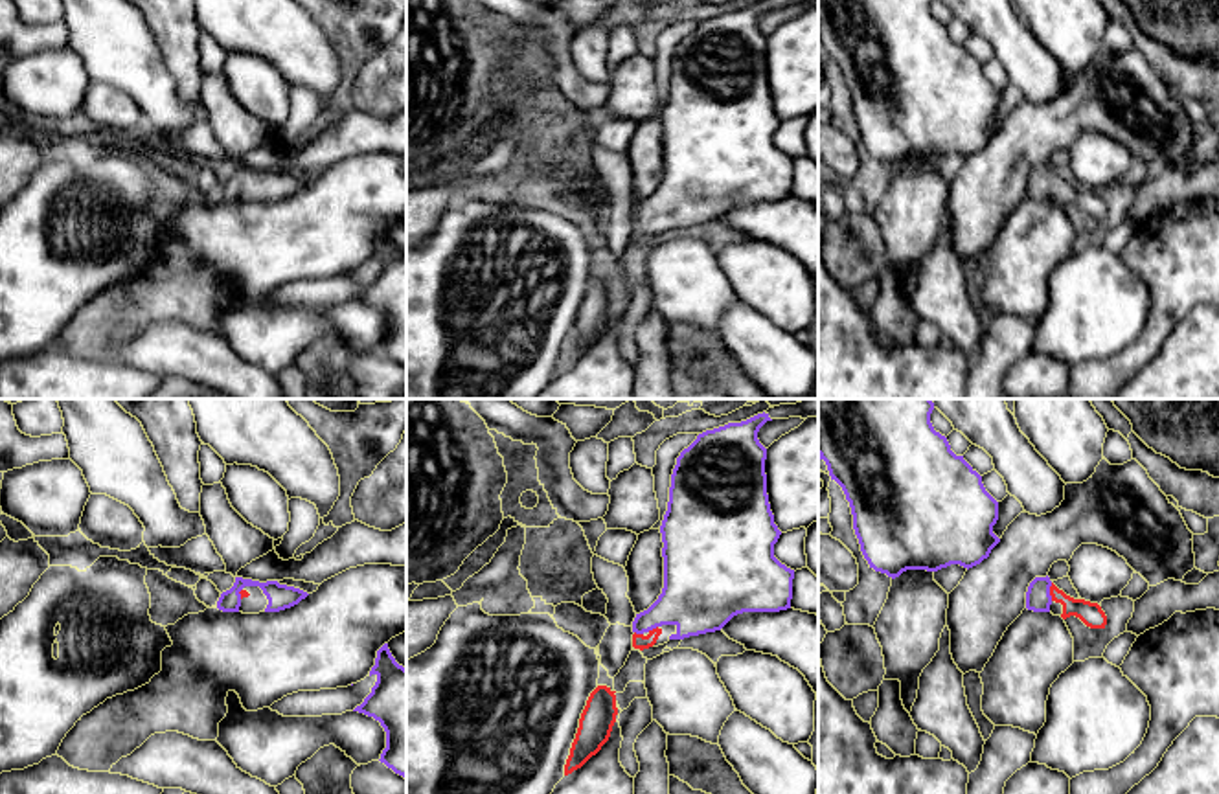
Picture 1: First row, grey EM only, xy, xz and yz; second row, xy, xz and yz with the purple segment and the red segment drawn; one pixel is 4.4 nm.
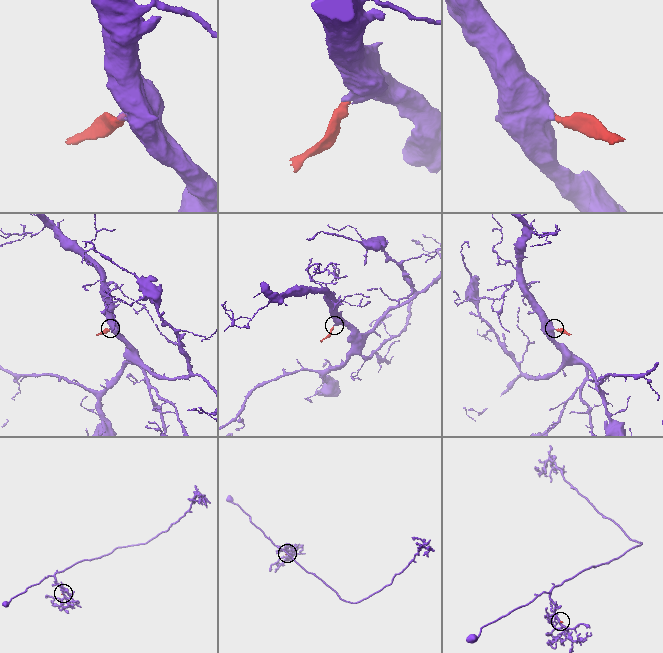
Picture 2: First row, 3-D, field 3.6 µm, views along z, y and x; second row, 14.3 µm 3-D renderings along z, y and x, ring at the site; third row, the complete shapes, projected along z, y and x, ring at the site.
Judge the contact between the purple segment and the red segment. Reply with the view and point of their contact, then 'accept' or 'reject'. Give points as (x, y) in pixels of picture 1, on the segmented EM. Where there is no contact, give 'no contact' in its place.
contact yz (1048, 592); accept

